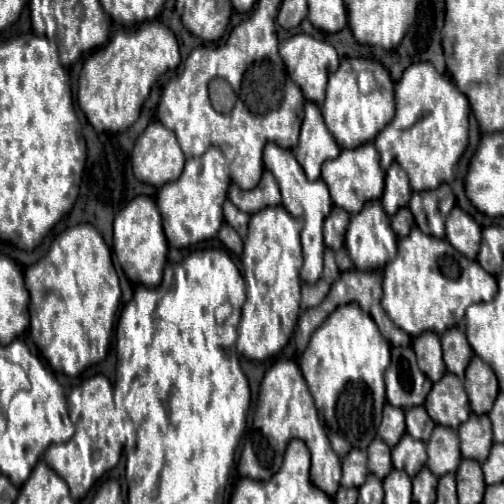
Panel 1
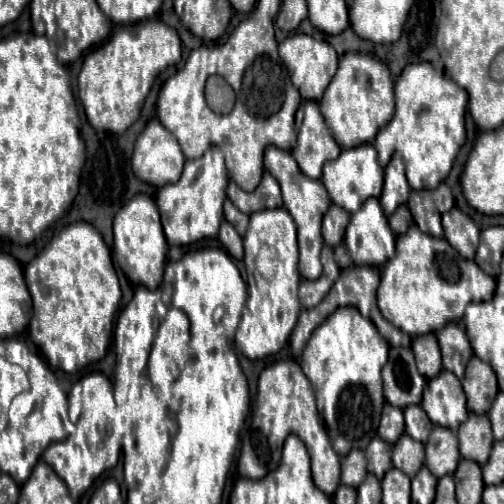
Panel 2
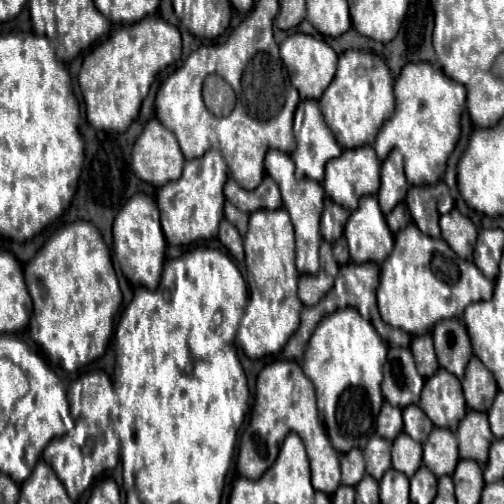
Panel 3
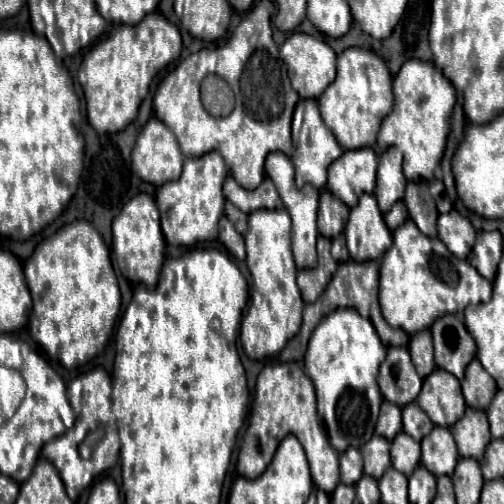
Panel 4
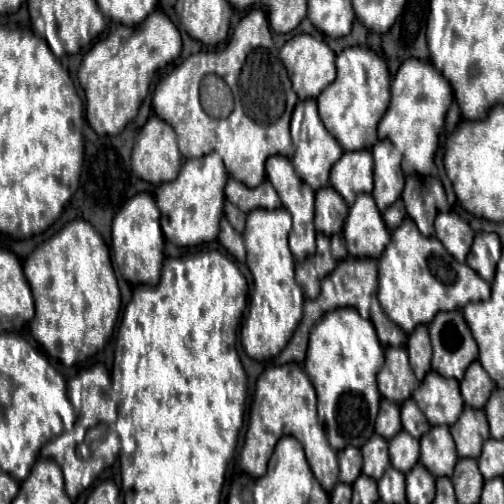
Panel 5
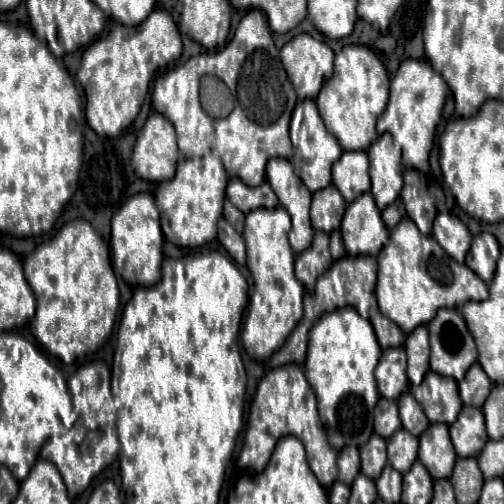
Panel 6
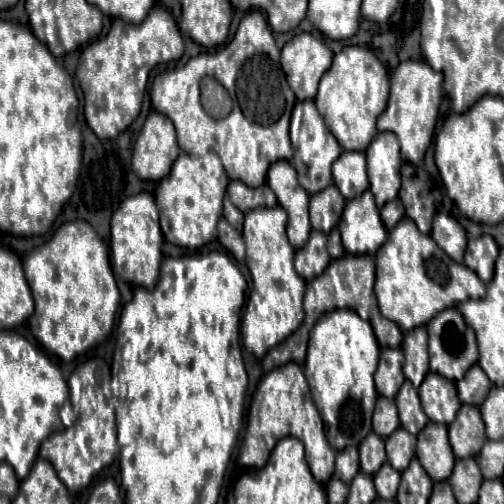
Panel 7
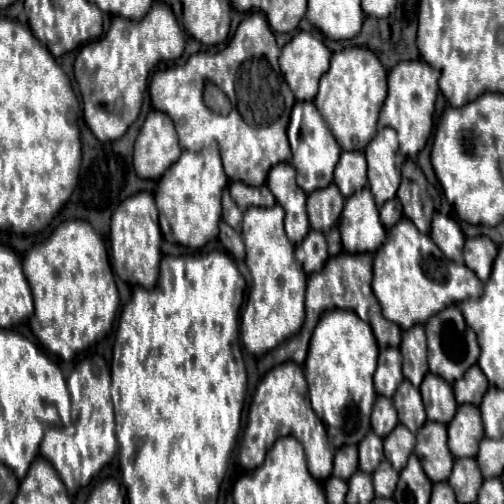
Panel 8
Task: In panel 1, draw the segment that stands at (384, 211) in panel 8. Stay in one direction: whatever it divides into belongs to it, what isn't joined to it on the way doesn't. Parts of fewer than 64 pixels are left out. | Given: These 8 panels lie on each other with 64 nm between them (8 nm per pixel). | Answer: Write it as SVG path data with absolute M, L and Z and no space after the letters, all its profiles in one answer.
M400 208L400 212L396 212L396 216L392 216L392 230L398 236L406 236L412 226L414 226L414 218L408 208Z

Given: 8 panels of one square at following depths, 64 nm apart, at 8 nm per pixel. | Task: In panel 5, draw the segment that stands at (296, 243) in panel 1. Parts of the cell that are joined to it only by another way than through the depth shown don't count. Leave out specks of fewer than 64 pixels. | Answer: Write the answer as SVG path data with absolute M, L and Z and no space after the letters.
M284 208L252 210L246 220L244 242L248 252L248 268L254 282L254 293L248 306L248 318L242 324L240 342L244 352L254 360L272 360L286 346L302 320L304 292L294 280L294 256L288 248L288 232L292 216Z

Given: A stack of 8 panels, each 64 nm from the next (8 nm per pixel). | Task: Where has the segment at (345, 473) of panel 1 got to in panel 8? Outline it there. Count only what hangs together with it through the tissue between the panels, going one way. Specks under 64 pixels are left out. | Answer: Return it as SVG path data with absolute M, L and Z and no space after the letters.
M346 444L336 450L334 456L334 474L342 480L348 480L358 470L358 448L354 444Z

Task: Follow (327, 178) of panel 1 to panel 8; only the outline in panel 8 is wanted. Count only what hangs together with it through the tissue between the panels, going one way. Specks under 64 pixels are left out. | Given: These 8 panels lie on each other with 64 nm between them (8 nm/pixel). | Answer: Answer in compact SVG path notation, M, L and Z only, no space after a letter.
M342 152L334 172L334 184L340 188L342 196L348 198L352 192L366 186L366 164L364 152Z

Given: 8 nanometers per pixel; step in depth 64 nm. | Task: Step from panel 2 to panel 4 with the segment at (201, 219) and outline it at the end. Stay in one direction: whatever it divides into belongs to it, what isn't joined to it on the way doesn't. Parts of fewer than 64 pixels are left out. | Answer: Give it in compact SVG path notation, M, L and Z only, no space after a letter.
M208 152L200 158L186 158L182 176L156 190L156 204L160 211L160 225L168 244L194 246L198 242L216 240L218 220L224 214L222 184L226 180L226 166L218 152Z

